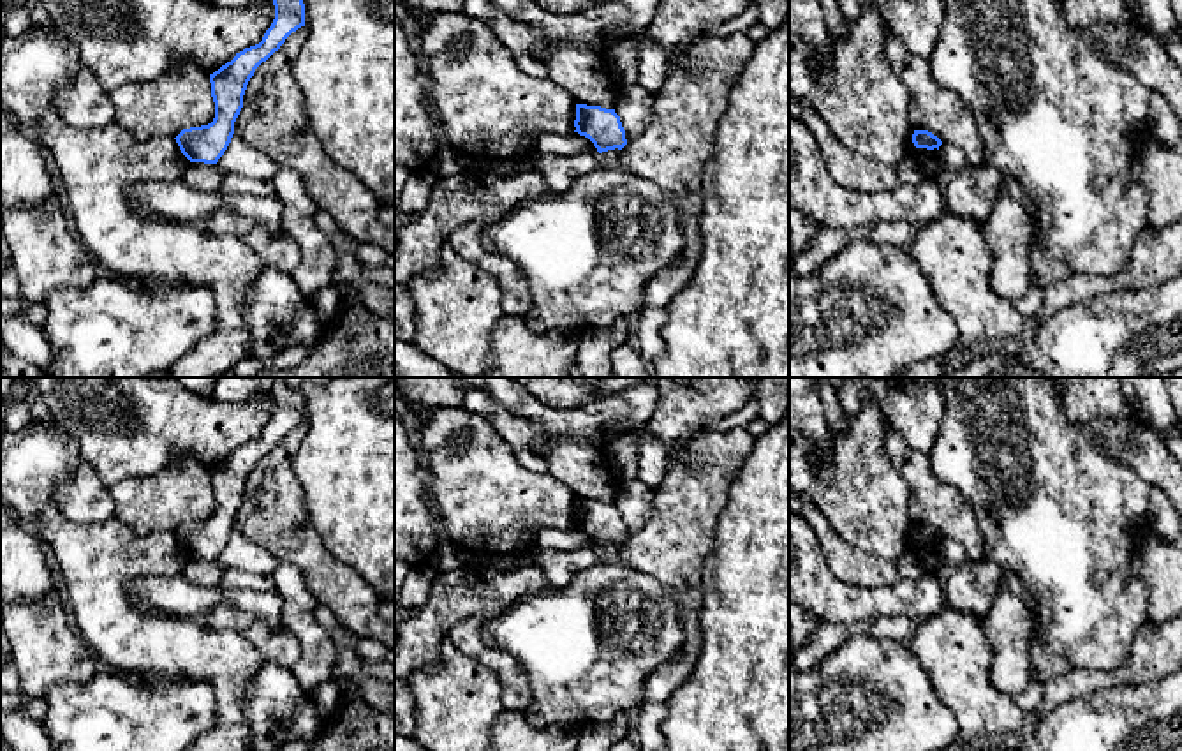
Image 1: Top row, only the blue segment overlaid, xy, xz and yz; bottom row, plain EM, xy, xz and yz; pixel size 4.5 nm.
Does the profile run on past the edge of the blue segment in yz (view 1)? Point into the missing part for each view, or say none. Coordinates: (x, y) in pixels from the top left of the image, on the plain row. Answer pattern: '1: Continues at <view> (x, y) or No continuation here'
1: No continuation here

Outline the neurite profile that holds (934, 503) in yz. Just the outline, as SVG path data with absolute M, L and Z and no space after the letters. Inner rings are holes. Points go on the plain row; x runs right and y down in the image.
M888 423L884 453L912 492L909 502L912 524L928 525L942 538L958 541L965 548L967 561L986 559L988 543L972 504L955 487L935 476L928 455L907 448Z

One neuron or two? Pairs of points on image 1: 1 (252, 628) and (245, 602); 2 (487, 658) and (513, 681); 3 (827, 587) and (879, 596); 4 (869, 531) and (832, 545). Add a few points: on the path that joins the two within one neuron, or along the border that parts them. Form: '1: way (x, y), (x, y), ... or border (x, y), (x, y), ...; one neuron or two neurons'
1: border (206, 614), (219, 605), (233, 605), (286, 632); two neurons
2: way (494, 660), (508, 674); one neuron
3: way (839, 594), (867, 596); one neuron
4: border (820, 508), (827, 522), (842, 538), (883, 559); two neurons

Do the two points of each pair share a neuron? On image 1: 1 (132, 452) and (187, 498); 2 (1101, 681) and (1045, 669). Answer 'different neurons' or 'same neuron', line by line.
1: different neurons
2: different neurons

